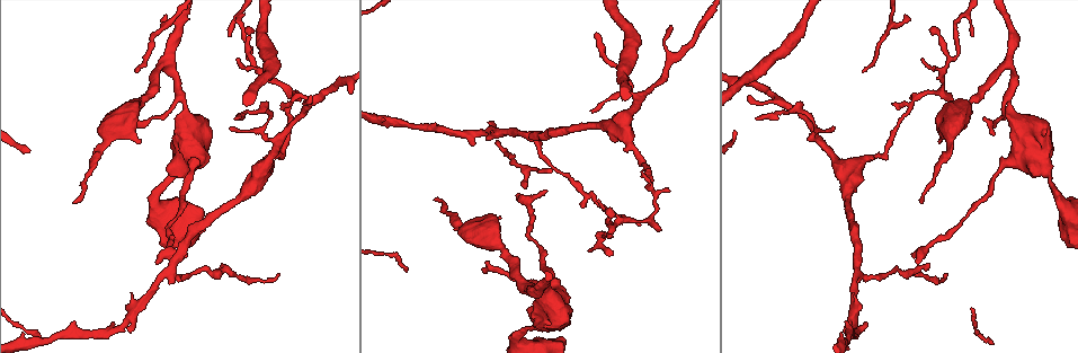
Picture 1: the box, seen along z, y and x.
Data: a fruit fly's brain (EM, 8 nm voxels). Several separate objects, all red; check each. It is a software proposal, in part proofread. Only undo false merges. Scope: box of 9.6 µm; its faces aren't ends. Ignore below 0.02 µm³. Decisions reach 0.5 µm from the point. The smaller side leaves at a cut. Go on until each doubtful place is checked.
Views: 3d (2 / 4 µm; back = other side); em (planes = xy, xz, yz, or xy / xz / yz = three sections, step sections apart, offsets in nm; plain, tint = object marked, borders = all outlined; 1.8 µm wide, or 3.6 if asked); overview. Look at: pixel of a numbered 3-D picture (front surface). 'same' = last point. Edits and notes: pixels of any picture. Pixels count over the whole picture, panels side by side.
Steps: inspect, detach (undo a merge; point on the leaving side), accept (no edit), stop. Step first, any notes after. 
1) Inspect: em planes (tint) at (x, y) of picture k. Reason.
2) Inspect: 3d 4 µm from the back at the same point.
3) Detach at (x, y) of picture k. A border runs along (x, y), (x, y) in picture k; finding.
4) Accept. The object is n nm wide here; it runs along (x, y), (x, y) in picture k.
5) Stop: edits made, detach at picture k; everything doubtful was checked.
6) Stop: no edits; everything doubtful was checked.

Inspect: em planes (tint) at (857, 268) of picture 1. Sharp bend.

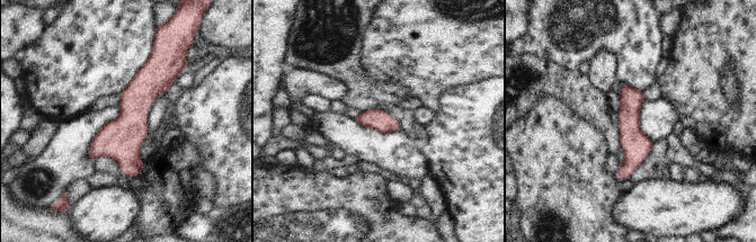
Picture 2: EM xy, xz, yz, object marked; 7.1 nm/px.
Accept. It runs along (150, 60), (130, 126), (130, 173) in picture 2; one cell here.

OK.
Inspect: em xz step 16 (tint) at (179, 99) of picture 1. Sharp bend.

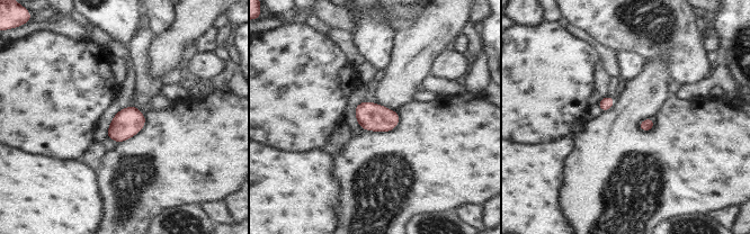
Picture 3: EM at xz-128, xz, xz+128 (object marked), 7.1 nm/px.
Accept. Continuous, no second cell.

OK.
Inspect: 3d 2 µm from the back at (525, 287) of picture 1. Sharp bend.

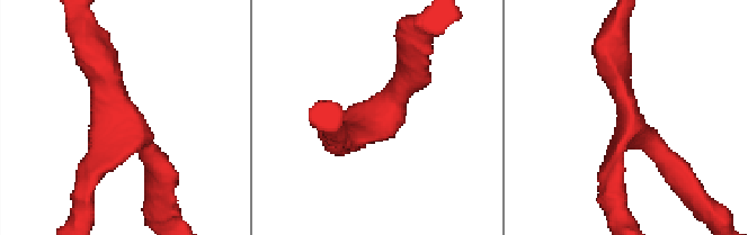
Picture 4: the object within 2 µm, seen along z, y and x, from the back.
Inspect: em xy step 8 (borders) at (127, 132) of picture 4. 3 arms meet here; the arms are 200, 200, 260 nm wide; now the EM.

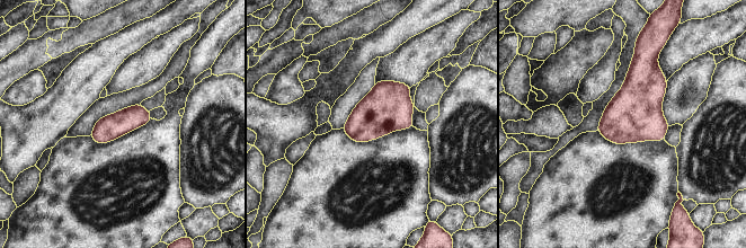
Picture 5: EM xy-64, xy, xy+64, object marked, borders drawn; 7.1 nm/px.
Accept. The object is 180 nm wide here; one cell here.

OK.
Inspect: 3d 2 µm from the back at (289, 93) of picture 1. Abrupt turn.

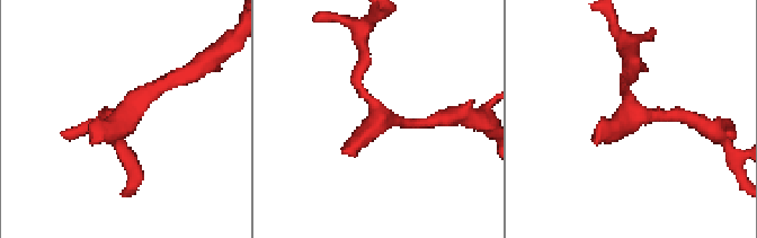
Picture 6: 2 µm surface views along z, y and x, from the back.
Inspect: em xz step 8 (borders) at (372, 112) of picture 6. Need the tissue.

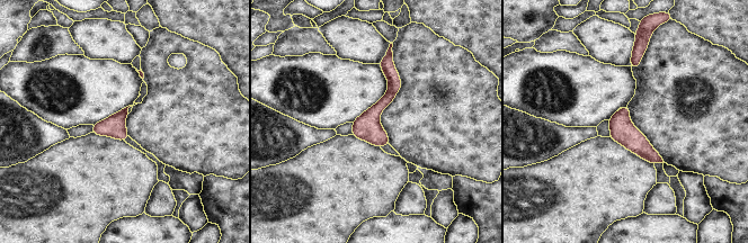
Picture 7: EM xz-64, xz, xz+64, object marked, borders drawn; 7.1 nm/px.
Inspect: em planes (borders) at the same point. Cut it another way.

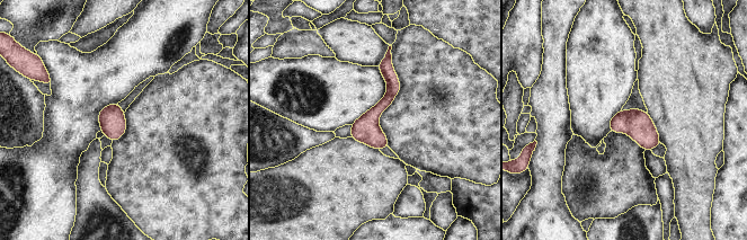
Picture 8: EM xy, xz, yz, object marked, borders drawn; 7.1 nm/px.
Accept. It runs along (388, 56), (391, 94), (373, 114), (375, 145) in picture 8; one cell here.

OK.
Inspect: em 3.6 µm planes (tint) at (278, 139) of picture 1. Side arm on a straight run.

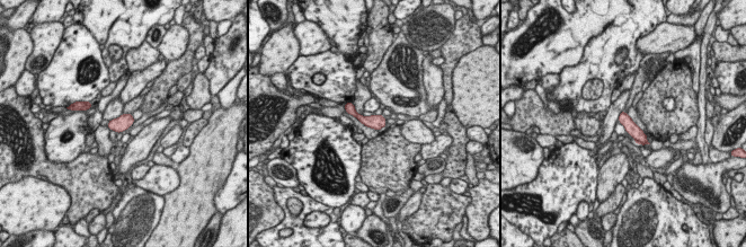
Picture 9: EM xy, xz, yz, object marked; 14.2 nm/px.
Accept. It runs along (347, 106), (363, 120), (382, 124) in picture 9; one cell here.

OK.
Stop: no edits; everything doubtful was checked.

